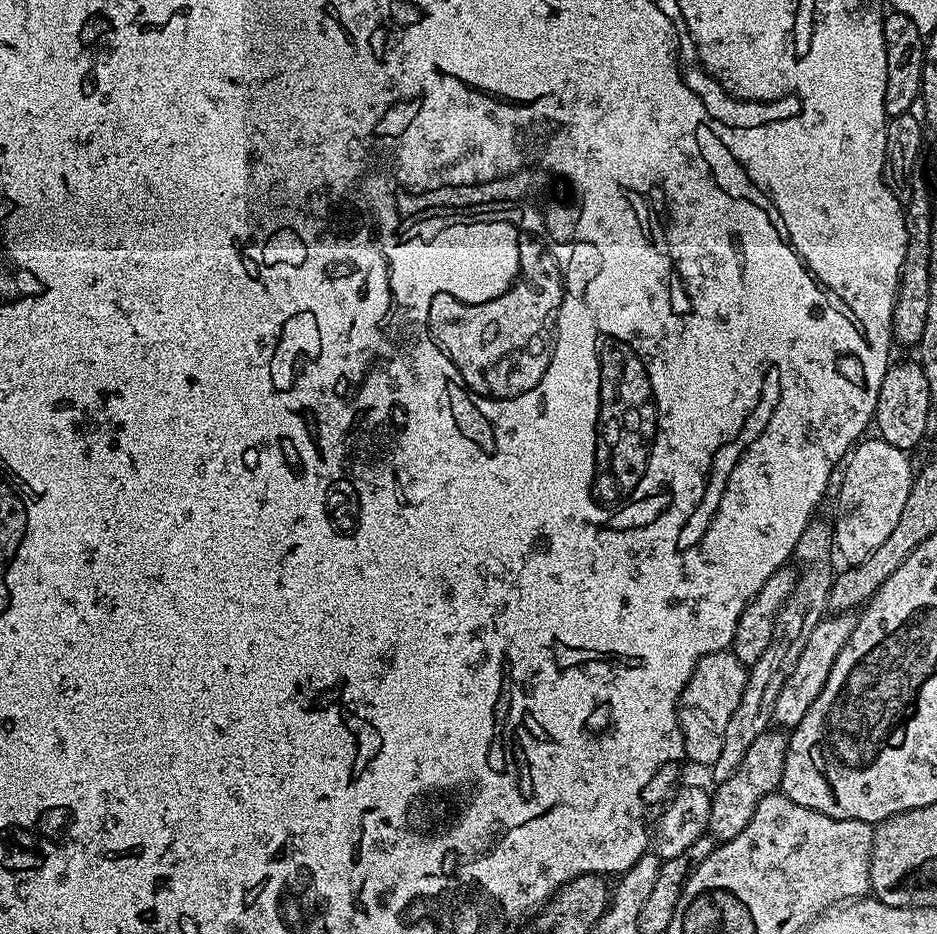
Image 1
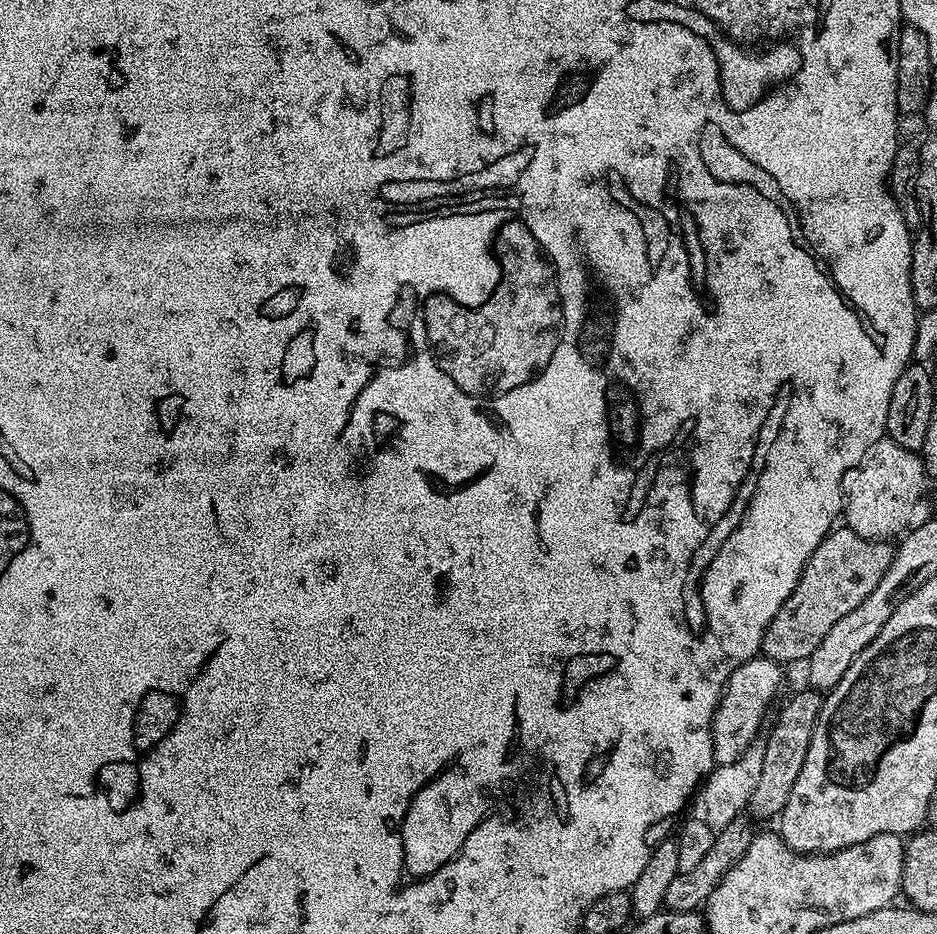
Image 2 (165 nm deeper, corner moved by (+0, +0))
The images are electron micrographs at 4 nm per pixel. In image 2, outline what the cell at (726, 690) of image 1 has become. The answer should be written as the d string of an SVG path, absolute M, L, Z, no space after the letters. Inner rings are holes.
M758 654L753 660L748 660L726 682L724 692L716 707L712 719L712 745L716 764L734 762L761 735L760 723L780 688L781 665L766 655Z

